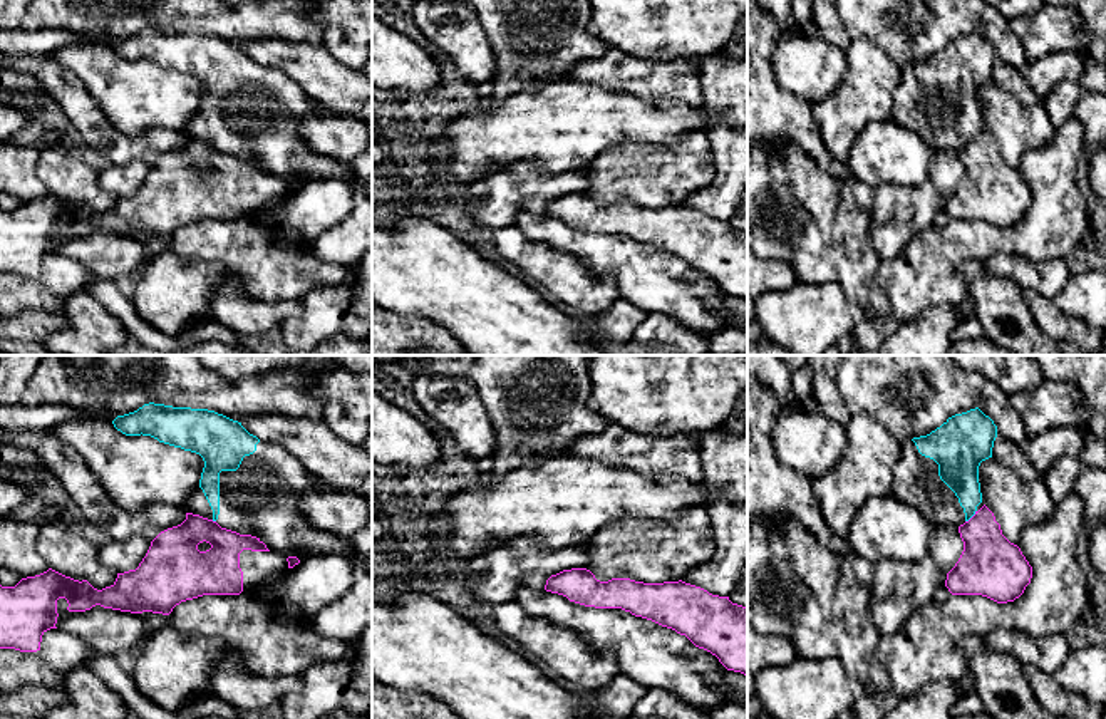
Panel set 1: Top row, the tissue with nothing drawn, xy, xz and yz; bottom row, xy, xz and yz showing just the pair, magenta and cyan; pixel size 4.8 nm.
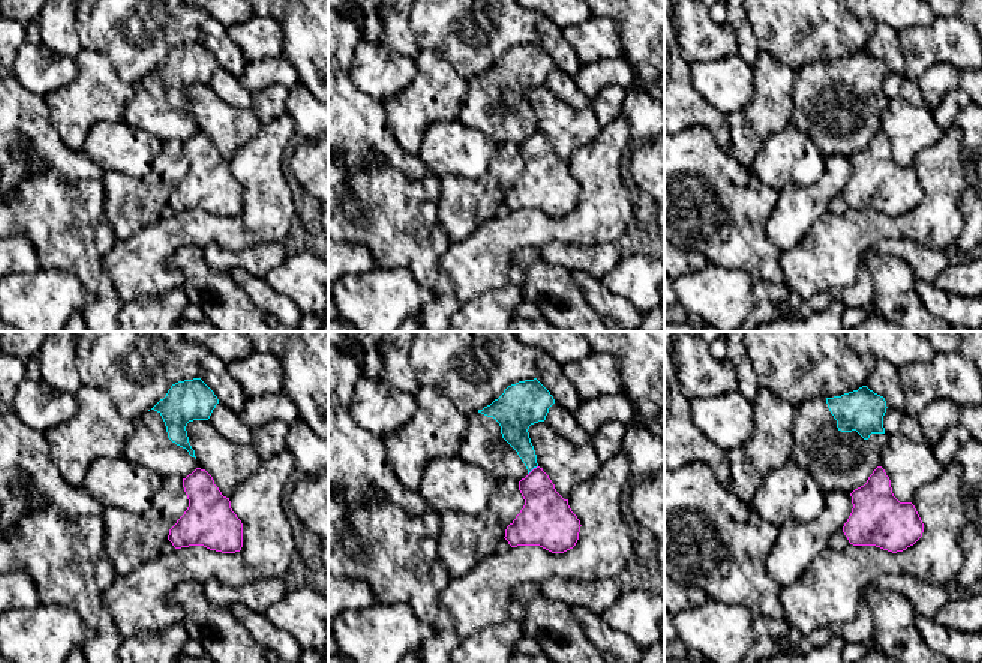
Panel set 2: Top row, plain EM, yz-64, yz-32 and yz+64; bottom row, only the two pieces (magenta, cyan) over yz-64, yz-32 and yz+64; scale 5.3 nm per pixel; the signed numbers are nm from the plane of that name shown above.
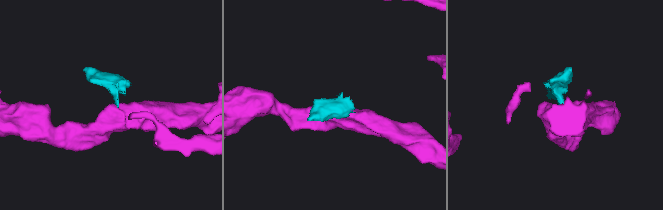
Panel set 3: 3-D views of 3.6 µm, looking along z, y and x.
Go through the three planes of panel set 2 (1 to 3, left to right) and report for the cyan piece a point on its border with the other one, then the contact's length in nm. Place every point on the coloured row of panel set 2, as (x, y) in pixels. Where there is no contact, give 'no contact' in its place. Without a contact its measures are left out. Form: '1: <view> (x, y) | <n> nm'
1: no contact
2: yz-32 (532, 470) | 80 nm
3: no contact

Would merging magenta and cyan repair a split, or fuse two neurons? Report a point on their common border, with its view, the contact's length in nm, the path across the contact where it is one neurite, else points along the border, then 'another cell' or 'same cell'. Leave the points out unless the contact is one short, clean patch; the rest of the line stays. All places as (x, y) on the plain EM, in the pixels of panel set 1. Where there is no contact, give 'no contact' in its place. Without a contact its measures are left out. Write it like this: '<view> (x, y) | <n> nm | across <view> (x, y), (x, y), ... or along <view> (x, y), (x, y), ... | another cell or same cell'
yz (972, 141) | 80 nm | along yz (976, 134), (966, 146) | another cell

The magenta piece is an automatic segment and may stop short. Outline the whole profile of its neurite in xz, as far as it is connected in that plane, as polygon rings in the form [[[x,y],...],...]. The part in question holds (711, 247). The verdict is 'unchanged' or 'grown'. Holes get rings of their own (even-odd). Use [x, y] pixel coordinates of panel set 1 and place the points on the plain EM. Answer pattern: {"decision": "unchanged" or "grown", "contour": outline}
{"decision": "unchanged", "contour": [[[587,193],[551,199],[546,216],[595,233],[622,233],[685,260],[734,297],[747,300],[747,233],[729,221],[679,206],[643,208],[630,203],[600,206]]]}

